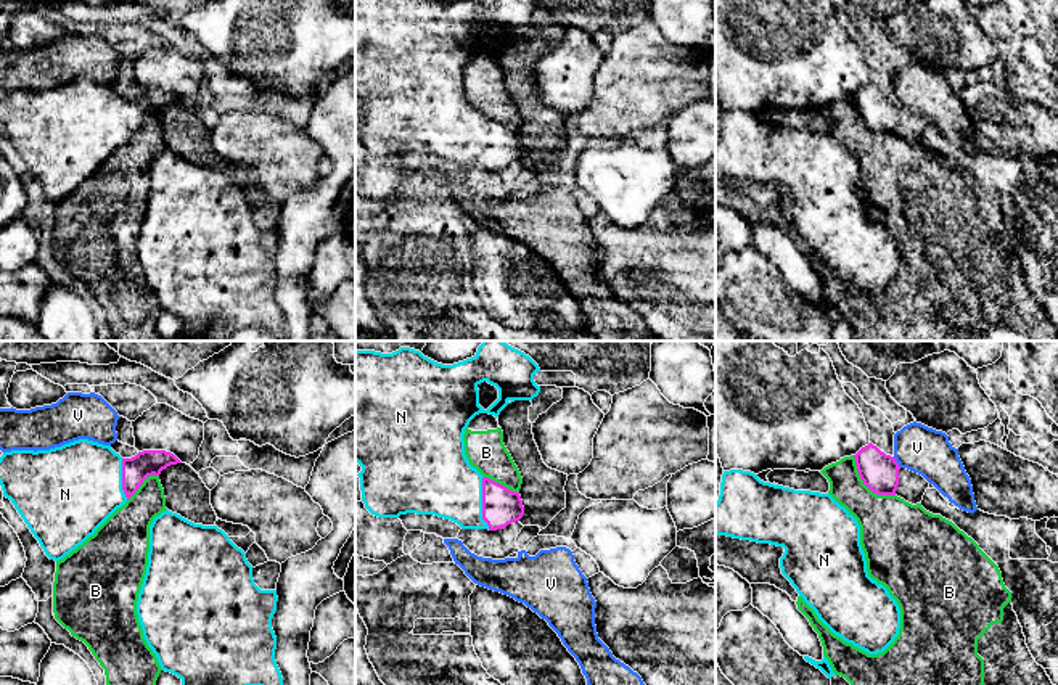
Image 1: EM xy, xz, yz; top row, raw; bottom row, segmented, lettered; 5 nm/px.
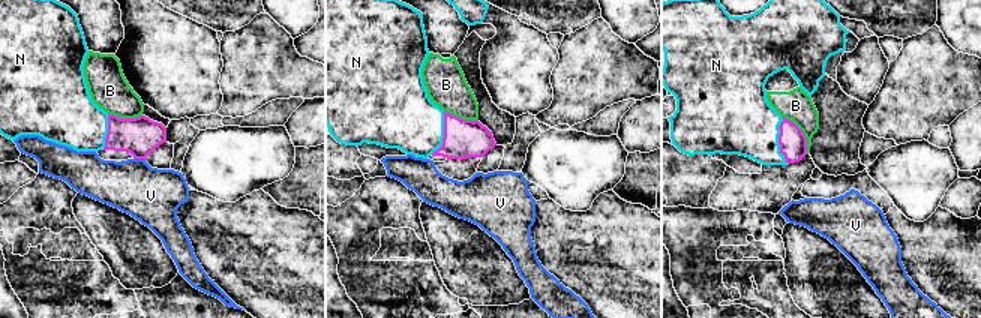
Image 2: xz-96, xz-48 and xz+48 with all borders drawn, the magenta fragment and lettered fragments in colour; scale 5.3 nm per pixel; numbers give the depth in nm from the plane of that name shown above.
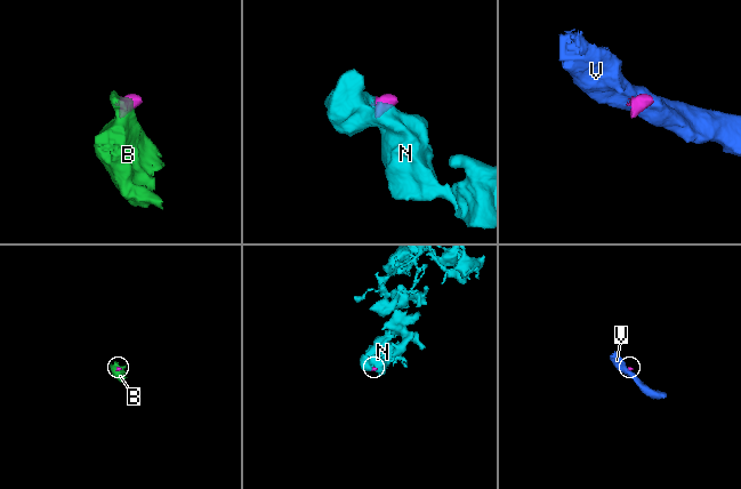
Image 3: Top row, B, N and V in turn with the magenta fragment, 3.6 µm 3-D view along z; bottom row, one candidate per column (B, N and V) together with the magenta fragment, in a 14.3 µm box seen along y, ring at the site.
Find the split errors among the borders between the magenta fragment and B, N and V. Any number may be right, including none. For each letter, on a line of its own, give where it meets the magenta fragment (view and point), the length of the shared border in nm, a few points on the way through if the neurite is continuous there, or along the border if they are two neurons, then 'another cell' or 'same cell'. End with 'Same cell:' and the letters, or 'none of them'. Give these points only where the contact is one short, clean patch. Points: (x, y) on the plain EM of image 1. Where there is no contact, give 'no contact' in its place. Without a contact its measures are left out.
B: meets magenta in yz at (865, 124); contact 300 nm long; border along yz (852, 95), (859, 118), (873, 132), (894, 135); another cell
N: meets magenta in xz at (483, 142); contact 260 nm long; runs through xz (500, 147), (483, 142), (470, 140), (439, 119); same cell
V: meets magenta in yz at (896, 102); contact 70 nm long; another cell
Same cell: N

